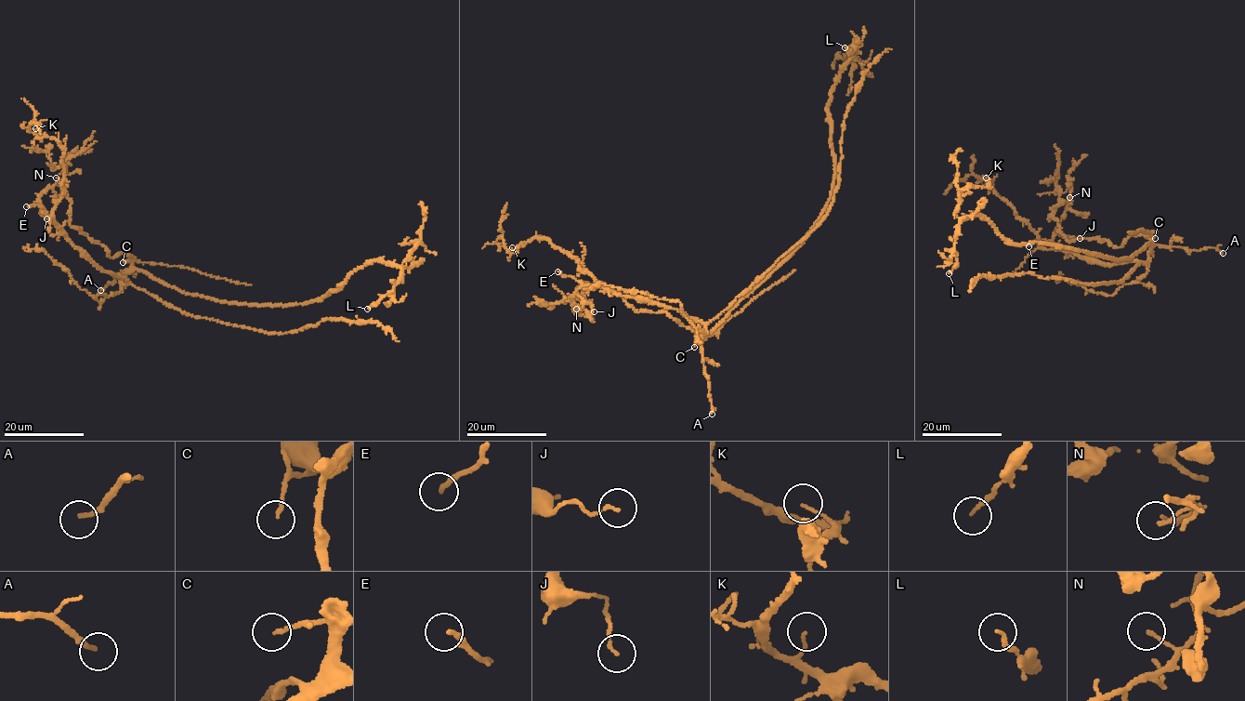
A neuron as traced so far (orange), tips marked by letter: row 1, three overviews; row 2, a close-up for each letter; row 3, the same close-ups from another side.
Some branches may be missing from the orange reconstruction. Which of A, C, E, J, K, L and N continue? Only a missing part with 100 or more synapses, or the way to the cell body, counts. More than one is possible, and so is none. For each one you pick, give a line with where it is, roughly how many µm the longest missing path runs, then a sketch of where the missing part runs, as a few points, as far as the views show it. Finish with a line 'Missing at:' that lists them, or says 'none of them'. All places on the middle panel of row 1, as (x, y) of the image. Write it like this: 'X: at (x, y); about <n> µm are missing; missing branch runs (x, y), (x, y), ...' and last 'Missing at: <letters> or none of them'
A: at (712, 414); about 70 µm are missing; missing branch runs (712, 414), (709, 425), (723, 405), (714, 381), (726, 359), (705, 352), (729, 346), (739, 357)
Missing at: A

